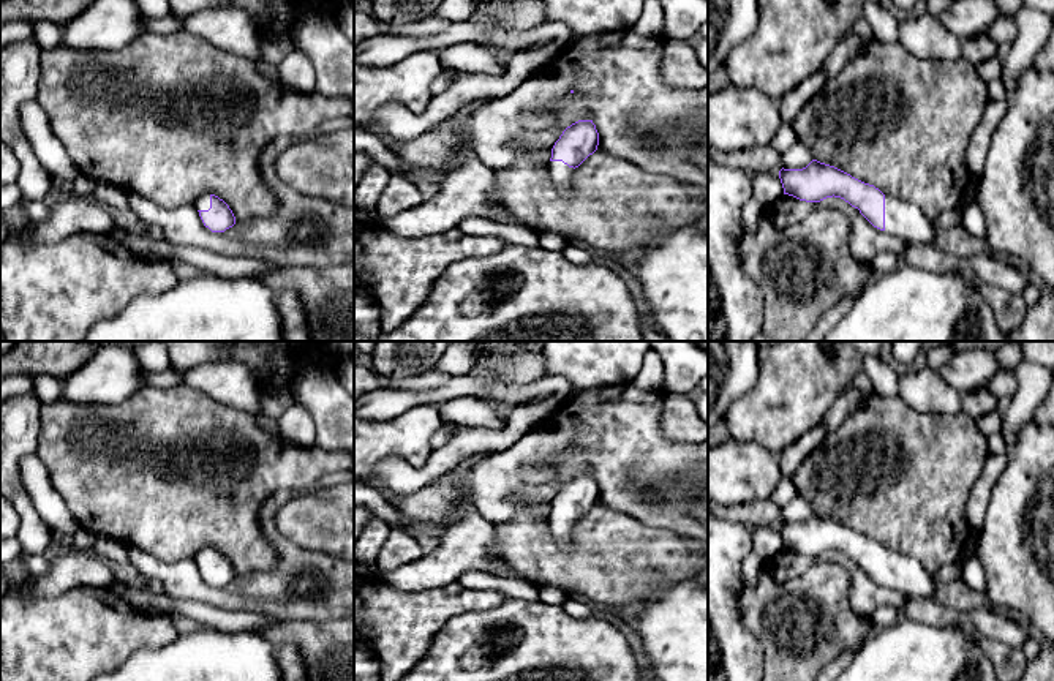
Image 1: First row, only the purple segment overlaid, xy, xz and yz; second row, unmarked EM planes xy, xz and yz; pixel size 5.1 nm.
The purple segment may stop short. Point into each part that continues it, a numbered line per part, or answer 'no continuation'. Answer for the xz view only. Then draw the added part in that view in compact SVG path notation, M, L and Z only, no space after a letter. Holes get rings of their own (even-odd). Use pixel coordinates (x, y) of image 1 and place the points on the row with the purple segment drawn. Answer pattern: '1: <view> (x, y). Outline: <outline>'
1: xz (561, 174). Outline: M550 161L548 169L559 191L570 198L572 196L570 182L575 169L569 167L563 161Z

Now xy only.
1: xy (203, 203). Outline: M210 194L201 196L196 202L194 207L198 210L209 210L210 209Z

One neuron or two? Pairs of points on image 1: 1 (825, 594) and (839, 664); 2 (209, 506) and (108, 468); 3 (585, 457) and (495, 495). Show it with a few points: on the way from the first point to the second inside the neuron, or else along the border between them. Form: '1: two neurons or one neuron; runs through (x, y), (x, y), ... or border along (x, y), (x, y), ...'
1: two neurons; border along (854, 650), (844, 650), (825, 664)
2: one neuron; runs through (184, 481), (174, 471), (133, 471)
3: one neuron; runs through (560, 449), (530, 451), (511, 470)

